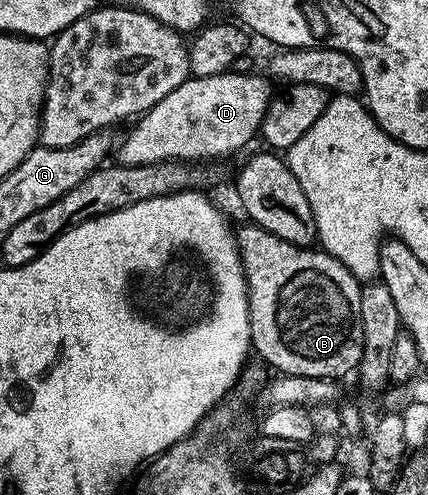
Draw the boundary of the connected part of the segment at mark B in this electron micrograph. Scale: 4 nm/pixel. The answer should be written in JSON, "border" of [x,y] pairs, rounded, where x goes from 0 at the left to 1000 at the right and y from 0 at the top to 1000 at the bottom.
{"border":[[[572,451],[565,463],[556,461],[549,477],[554,481],[554,501],[563,505],[563,537],[572,543],[572,578],[582,582],[582,659],[591,679],[589,711],[598,719],[603,713],[612,721],[603,723],[631,747],[657,758],[799,766],[797,762],[811,760],[813,754],[822,756],[848,717],[848,653],[839,653],[839,596],[843,594],[846,570],[836,568],[829,556],[820,556],[820,547],[811,547],[811,539],[801,539],[801,531],[792,531],[792,523],[783,523],[748,499],[715,499],[689,491],[671,491],[589,451]]]}

